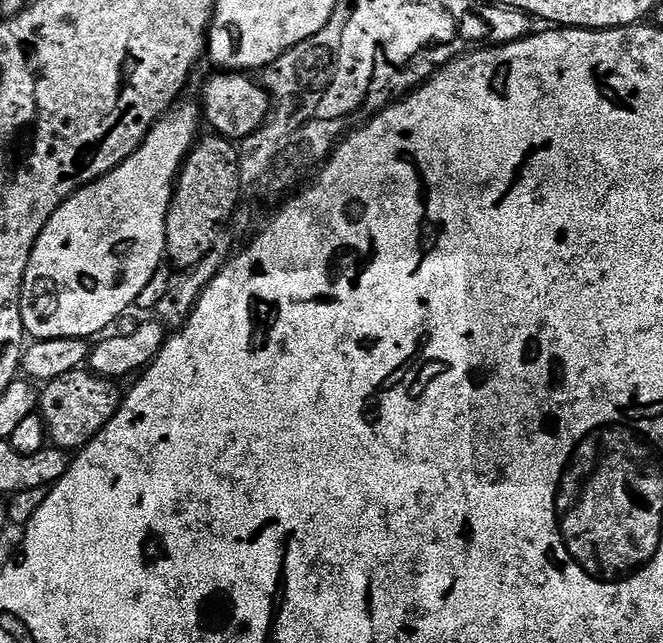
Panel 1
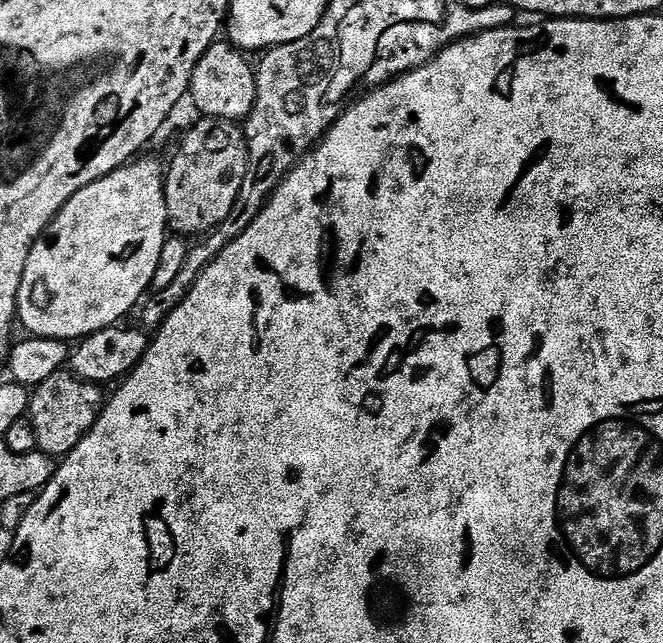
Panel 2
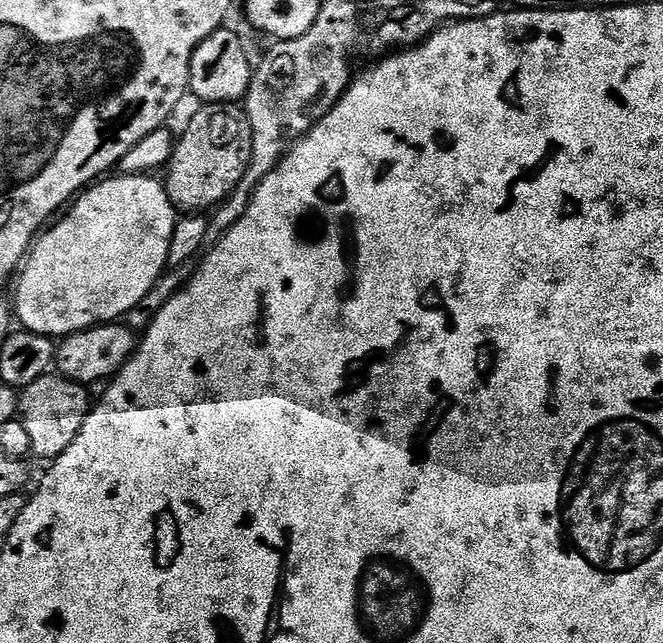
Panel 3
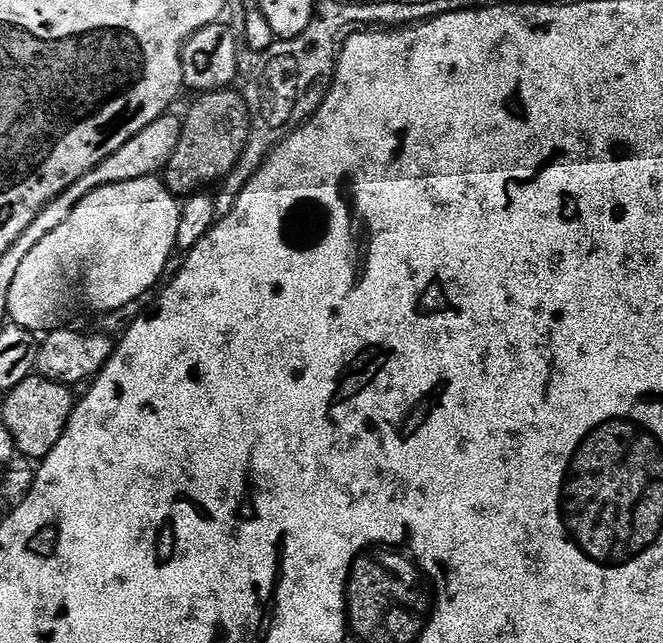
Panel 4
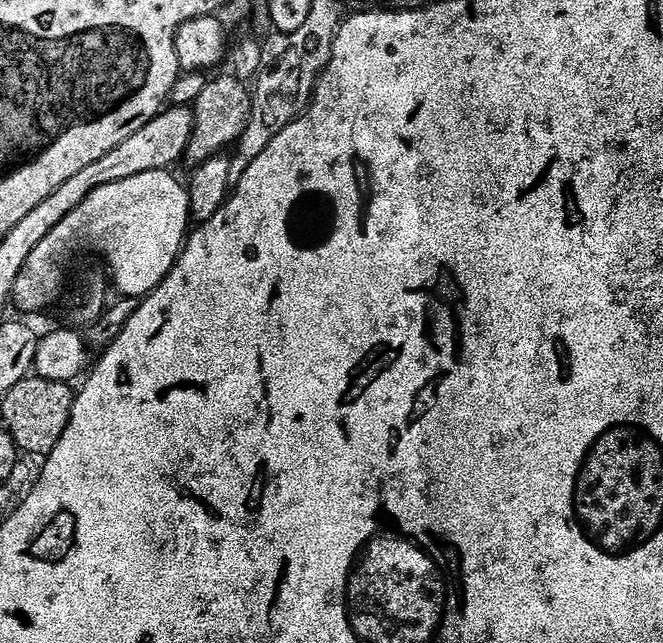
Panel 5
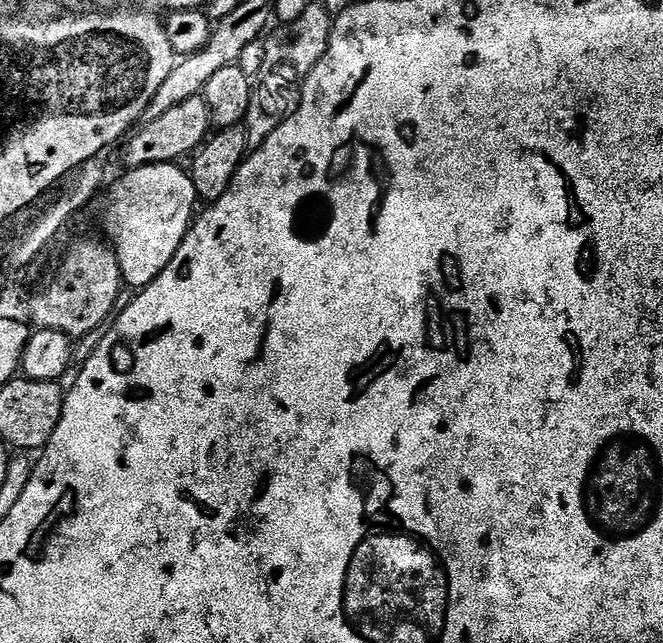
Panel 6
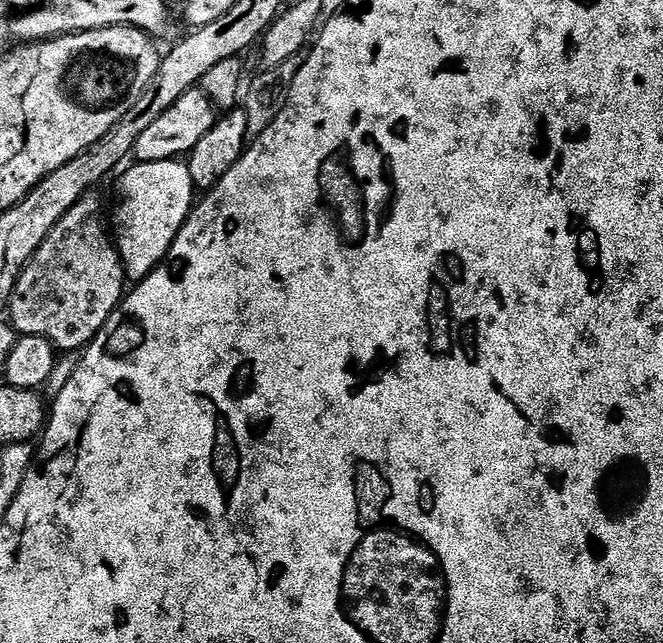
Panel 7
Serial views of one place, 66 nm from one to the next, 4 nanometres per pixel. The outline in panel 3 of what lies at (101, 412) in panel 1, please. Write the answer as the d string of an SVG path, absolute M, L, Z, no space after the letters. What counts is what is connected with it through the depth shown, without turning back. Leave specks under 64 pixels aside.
M56 372L40 376L21 391L18 416L26 426L36 458L51 462L70 446L91 411L92 398L89 398L88 392L85 385L74 383Z

